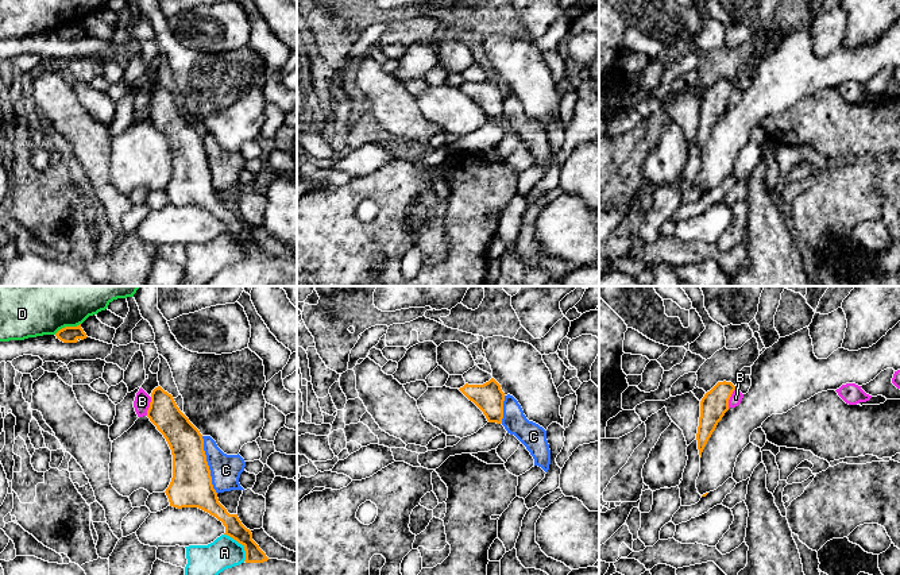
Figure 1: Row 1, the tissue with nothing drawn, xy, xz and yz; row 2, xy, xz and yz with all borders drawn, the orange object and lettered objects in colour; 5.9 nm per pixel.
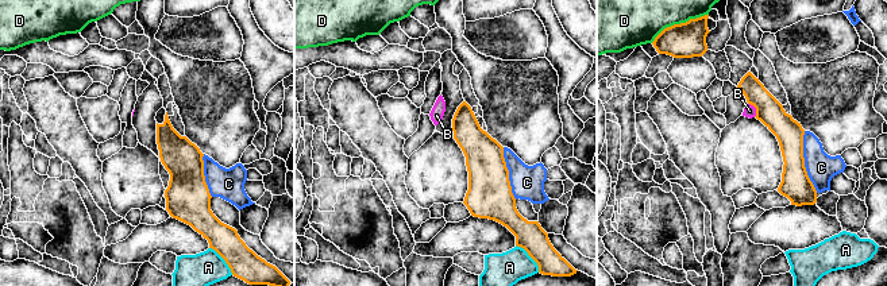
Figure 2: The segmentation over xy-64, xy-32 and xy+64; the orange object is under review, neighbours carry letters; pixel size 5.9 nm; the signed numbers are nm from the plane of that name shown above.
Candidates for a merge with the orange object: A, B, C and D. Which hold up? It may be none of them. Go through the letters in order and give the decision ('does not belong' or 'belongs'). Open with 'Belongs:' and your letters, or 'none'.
Belongs: none
A: does not belong
B: does not belong
C: does not belong
D: does not belong

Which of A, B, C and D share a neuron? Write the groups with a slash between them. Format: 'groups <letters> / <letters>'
groups A / B / C / D

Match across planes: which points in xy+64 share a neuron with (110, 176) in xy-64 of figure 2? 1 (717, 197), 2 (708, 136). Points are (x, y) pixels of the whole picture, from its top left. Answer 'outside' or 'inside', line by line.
1: outside
2: outside

